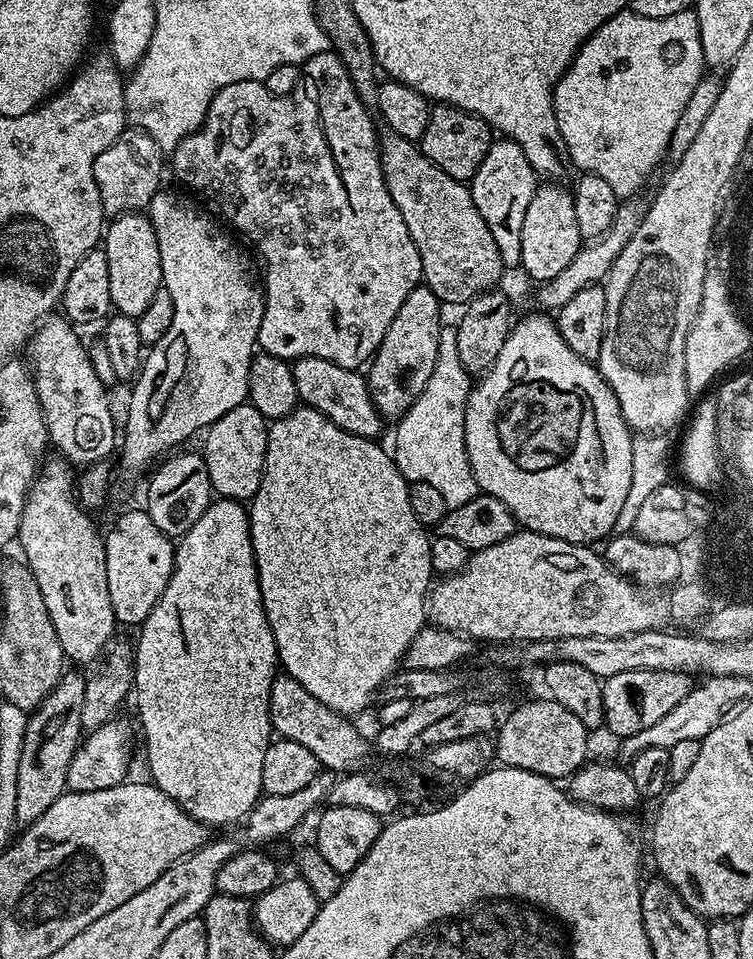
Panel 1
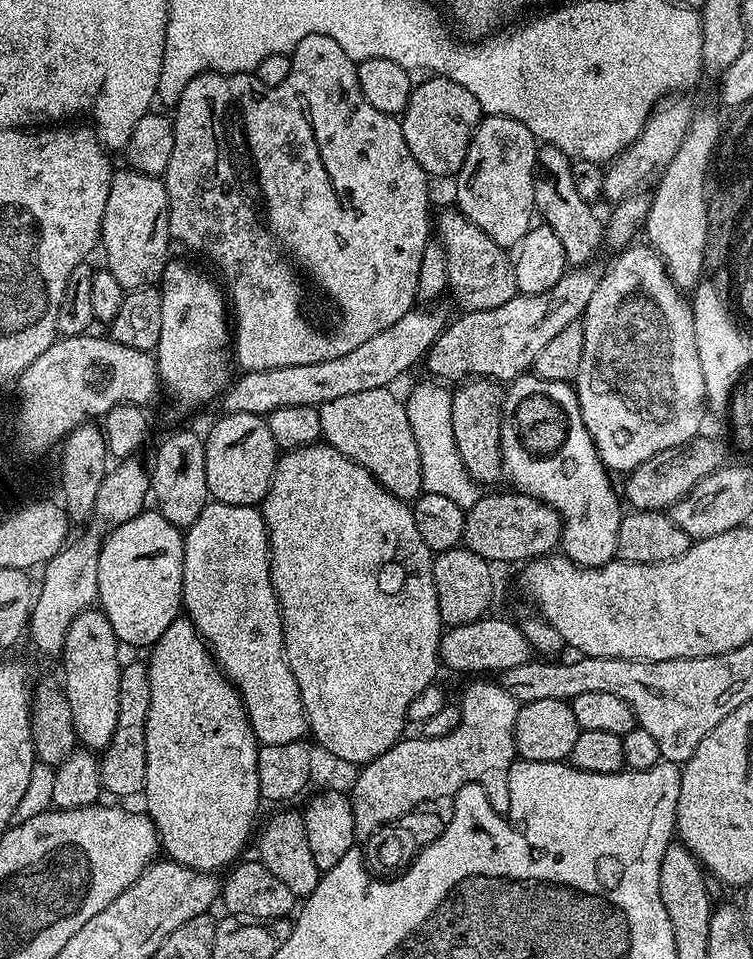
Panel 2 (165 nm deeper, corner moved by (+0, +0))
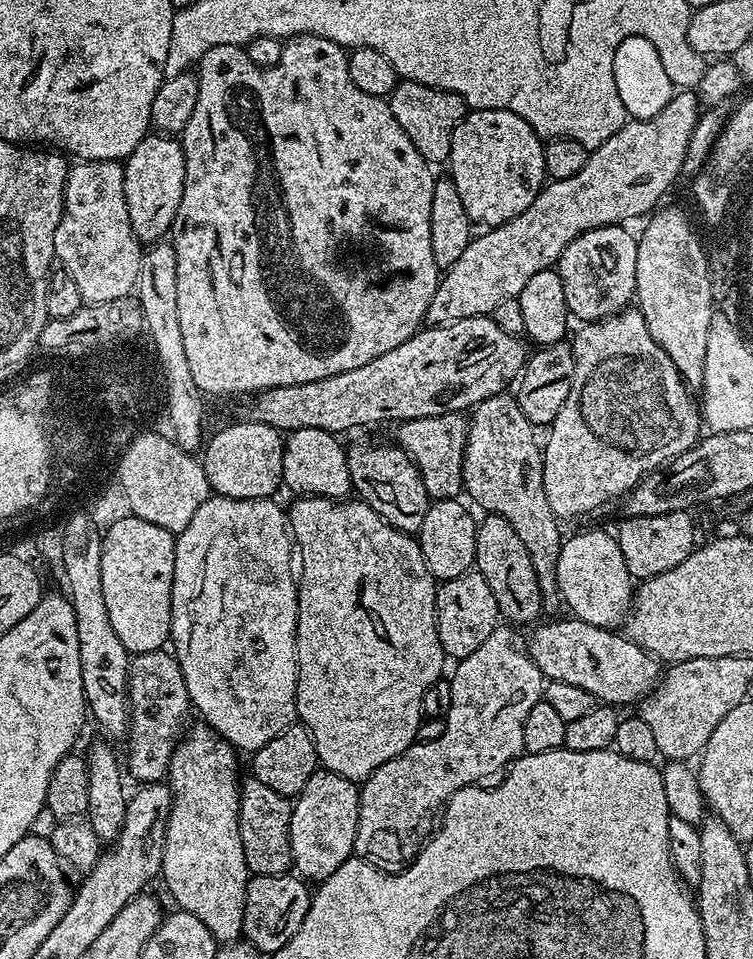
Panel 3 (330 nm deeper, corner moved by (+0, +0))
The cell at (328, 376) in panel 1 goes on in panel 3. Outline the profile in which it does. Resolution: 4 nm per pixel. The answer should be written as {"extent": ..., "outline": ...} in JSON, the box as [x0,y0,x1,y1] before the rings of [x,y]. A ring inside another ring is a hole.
{"extent":[346,440,430,533],"outline":[[[360,440],[357,444],[349,443],[346,451],[355,495],[399,532],[419,533],[430,497],[418,466],[405,454],[404,449],[392,442],[371,444],[368,440]]]}

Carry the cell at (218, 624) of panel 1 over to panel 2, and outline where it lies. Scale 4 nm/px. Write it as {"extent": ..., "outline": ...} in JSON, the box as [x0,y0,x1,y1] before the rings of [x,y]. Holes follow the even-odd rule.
{"extent":[142,618,262,873],"outline":[[[178,618],[170,626],[166,626],[166,634],[158,638],[158,642],[150,649],[152,657],[146,660],[150,674],[150,714],[146,718],[146,782],[142,793],[142,800],[148,803],[146,814],[154,822],[156,832],[160,836],[160,846],[163,855],[176,864],[193,868],[199,872],[219,873],[219,868],[227,869],[241,859],[240,851],[252,832],[252,823],[256,820],[256,811],[262,805],[260,787],[258,786],[258,754],[261,745],[256,739],[254,730],[248,721],[244,703],[239,690],[233,686],[232,681],[224,674],[215,656],[212,655],[204,639],[196,631],[191,620]]]}

